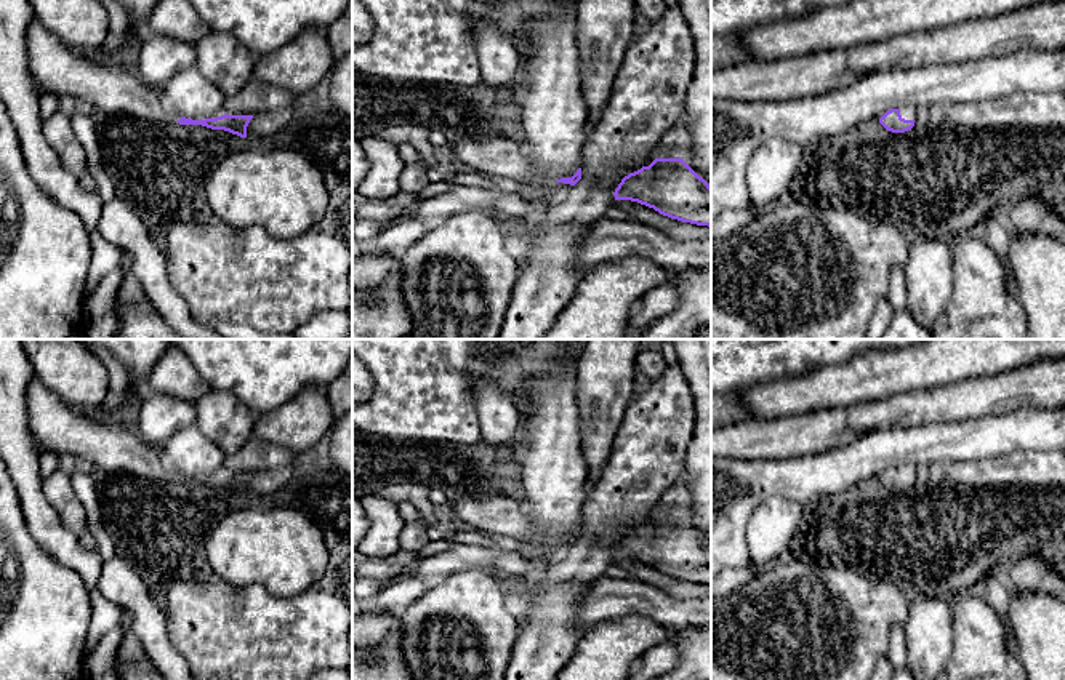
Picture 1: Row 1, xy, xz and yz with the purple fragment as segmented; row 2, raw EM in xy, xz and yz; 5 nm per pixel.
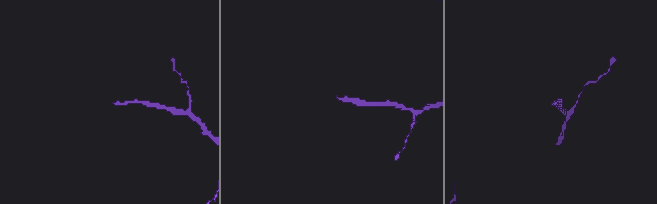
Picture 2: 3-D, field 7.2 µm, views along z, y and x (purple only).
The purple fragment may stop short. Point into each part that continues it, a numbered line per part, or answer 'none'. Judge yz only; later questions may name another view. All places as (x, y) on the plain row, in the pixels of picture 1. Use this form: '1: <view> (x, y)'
1: yz (908, 471)

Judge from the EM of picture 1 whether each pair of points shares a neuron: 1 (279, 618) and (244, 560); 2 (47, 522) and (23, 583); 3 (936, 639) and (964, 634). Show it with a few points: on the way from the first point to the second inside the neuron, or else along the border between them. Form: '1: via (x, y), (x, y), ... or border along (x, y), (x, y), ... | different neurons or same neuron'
1: border along (221, 578), (293, 597) | different neurons
2: border along (21, 511), (31, 536), (55, 560), (69, 567) | different neurons
3: border along (952, 604), (952, 653), (945, 663) | different neurons

